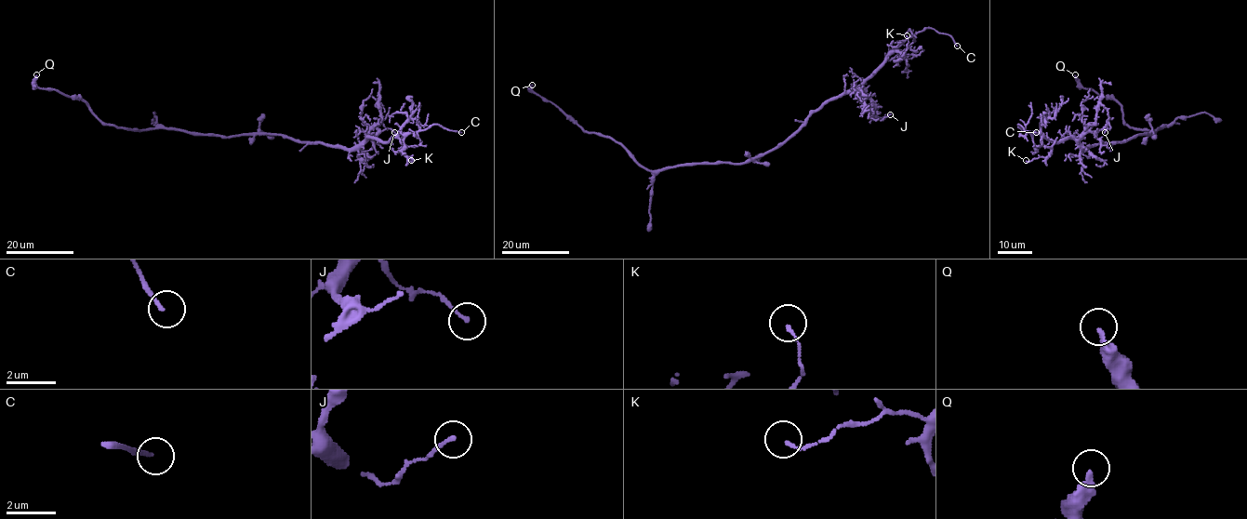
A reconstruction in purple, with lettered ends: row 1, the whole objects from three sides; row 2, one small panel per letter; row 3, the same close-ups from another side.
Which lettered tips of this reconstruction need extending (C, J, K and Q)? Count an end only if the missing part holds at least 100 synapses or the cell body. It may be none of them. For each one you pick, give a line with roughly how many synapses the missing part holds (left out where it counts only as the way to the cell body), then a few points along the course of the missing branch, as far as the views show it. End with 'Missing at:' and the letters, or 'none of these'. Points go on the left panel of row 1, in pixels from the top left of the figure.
Missing at: C

